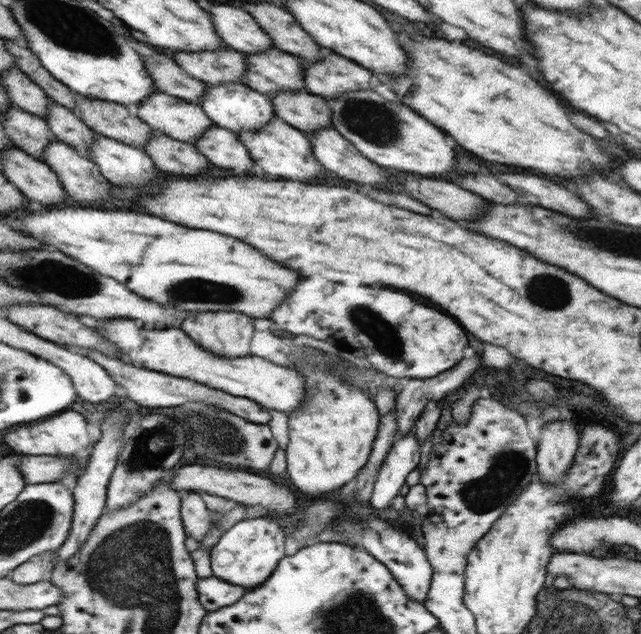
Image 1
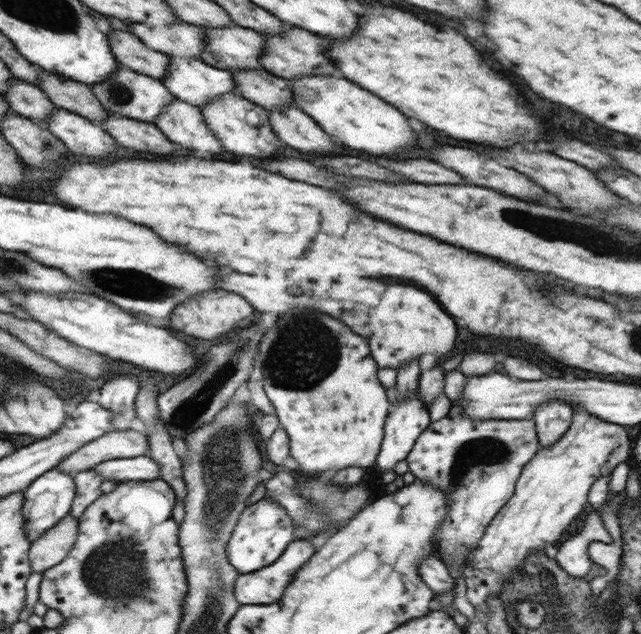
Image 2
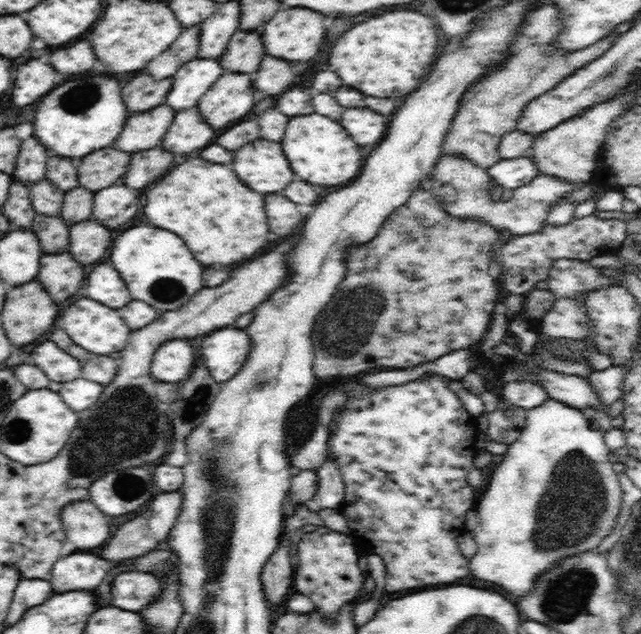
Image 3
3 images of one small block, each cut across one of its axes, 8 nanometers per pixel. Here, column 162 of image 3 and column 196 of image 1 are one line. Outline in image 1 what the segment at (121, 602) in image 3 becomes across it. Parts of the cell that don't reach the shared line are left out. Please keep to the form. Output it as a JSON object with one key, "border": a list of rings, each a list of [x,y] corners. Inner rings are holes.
{"border":[[[215,577],[198,578],[196,592],[202,608],[214,611],[224,606],[231,606],[234,602],[244,597],[248,592],[242,586],[236,586]]]}

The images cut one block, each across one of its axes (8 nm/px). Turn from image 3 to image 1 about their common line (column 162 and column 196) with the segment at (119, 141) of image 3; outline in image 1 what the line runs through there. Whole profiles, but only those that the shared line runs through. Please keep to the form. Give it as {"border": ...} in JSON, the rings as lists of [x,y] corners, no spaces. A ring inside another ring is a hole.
{"border":[[[154,91],[132,109],[133,113],[161,134],[195,145],[197,138],[213,124],[200,105]]]}

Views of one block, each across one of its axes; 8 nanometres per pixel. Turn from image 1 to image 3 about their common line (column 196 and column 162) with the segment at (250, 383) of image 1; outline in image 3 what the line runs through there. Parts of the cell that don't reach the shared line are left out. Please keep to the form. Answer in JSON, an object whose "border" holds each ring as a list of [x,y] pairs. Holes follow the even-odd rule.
{"border":[[[168,340],[154,352],[151,376],[160,382],[180,384],[180,380],[189,377],[197,362],[188,340]]]}

